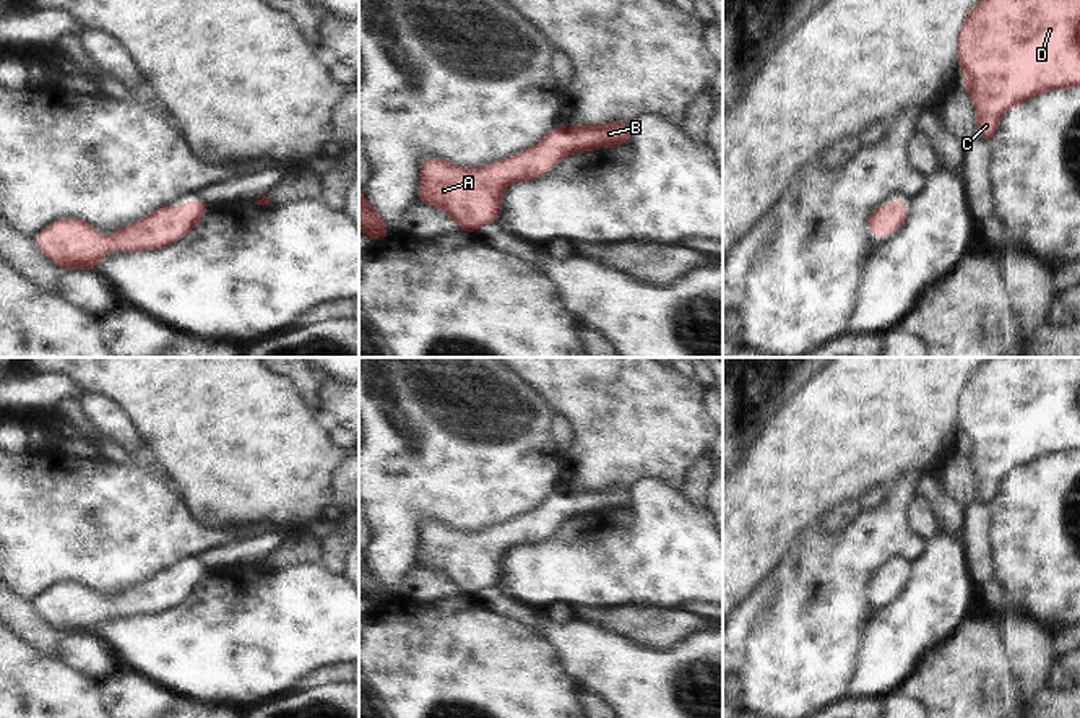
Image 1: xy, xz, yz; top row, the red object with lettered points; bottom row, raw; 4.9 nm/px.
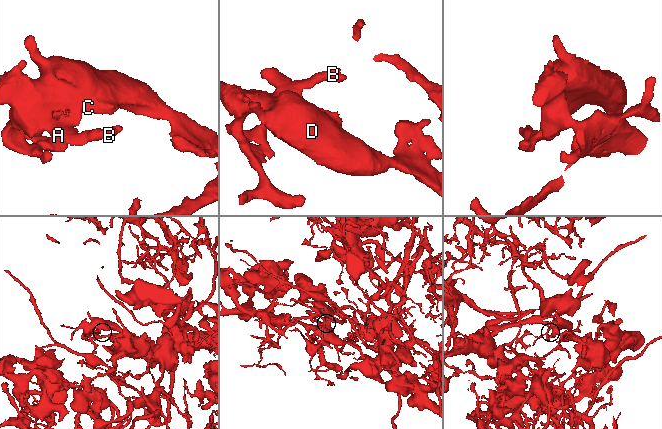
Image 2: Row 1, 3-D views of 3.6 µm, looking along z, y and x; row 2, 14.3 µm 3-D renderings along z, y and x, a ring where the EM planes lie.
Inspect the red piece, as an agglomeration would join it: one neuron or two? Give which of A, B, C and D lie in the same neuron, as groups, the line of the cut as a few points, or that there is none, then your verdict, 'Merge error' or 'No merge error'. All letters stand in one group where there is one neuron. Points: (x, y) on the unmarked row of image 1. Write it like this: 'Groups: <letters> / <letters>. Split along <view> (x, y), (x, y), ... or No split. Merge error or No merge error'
Groups: A B C D. No split. No merge error

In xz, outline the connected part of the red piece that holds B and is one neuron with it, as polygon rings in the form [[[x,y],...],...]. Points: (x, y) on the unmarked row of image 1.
[[[614,486],[601,491],[562,491],[551,494],[536,513],[526,513],[507,525],[481,533],[460,533],[443,523],[421,528],[417,565],[443,572],[461,595],[476,596],[495,586],[502,556],[516,544],[538,544],[554,526],[572,517],[603,510],[620,510],[630,504],[629,487]]]

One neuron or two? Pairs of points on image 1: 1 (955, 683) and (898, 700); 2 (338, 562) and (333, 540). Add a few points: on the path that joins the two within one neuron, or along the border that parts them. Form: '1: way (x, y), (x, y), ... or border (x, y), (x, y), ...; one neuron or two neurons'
1: border (900, 691), (918, 700); two neurons
2: way (333, 557), (333, 544); one neuron

